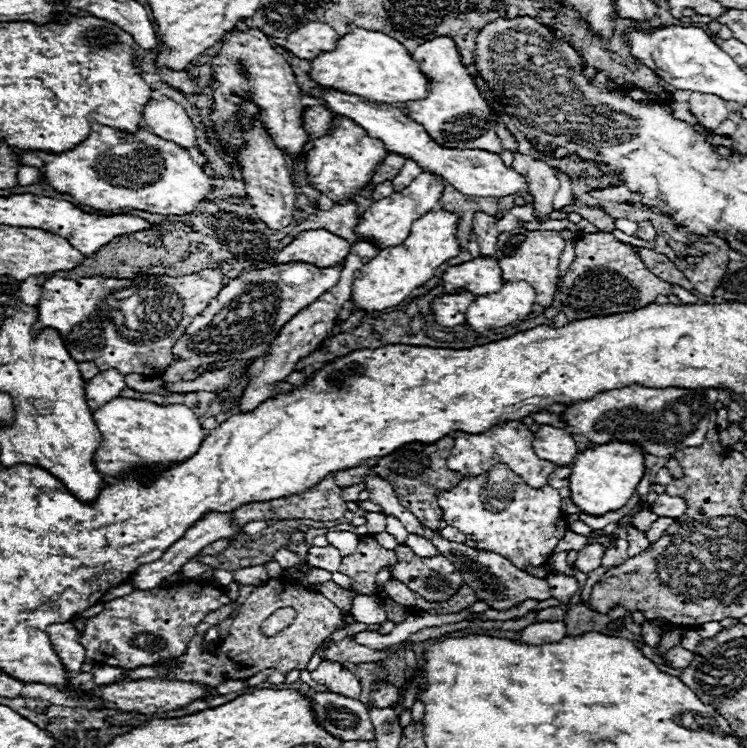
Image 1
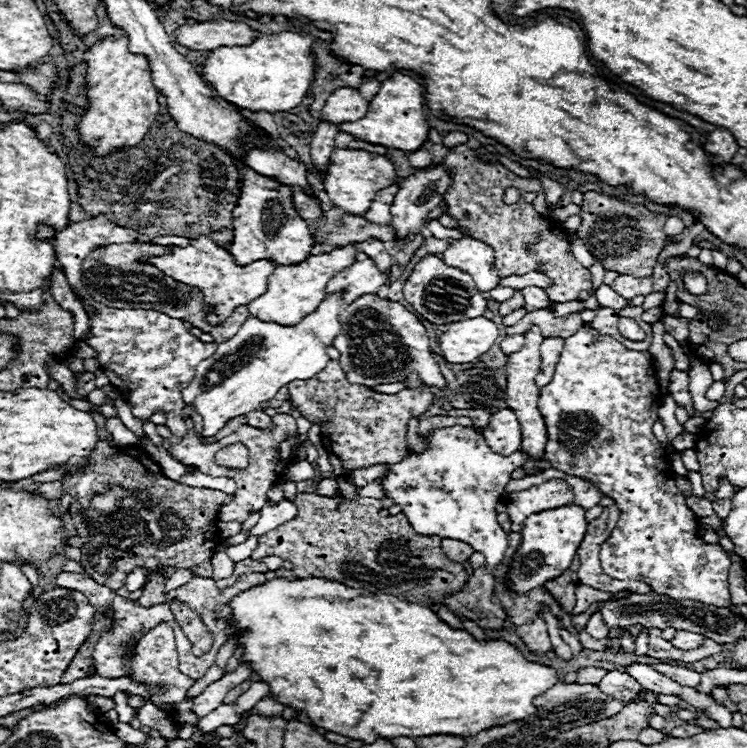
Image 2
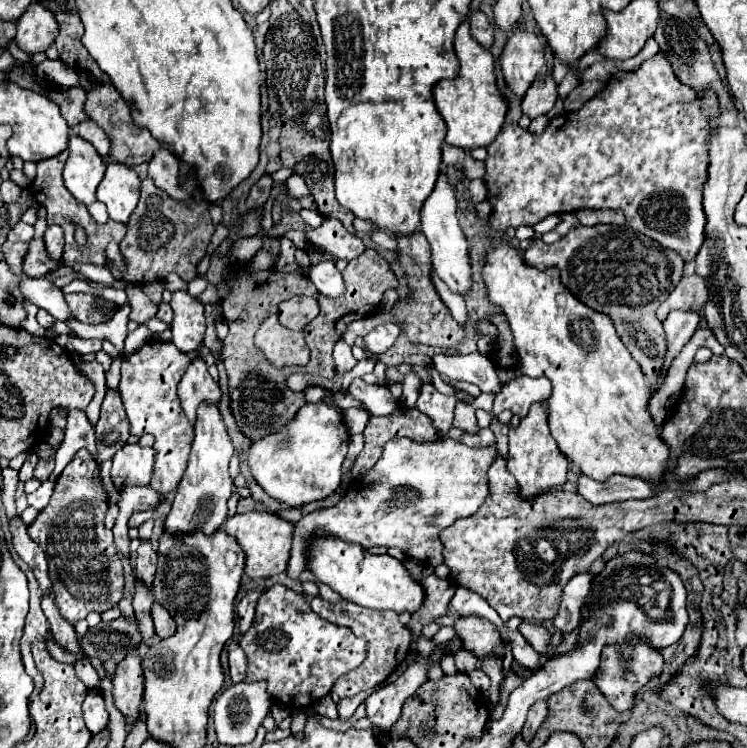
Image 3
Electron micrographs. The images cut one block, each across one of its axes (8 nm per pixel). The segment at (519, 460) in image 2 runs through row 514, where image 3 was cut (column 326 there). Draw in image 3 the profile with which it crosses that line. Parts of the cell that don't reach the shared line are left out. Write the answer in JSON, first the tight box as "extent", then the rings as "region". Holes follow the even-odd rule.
{"extent":[250,402,348,508],"region":[[[324,402],[306,404],[298,410],[298,418],[278,434],[250,444],[250,470],[256,482],[278,502],[292,508],[314,500],[324,500],[340,486],[340,466],[348,450],[348,430],[342,416]]]}

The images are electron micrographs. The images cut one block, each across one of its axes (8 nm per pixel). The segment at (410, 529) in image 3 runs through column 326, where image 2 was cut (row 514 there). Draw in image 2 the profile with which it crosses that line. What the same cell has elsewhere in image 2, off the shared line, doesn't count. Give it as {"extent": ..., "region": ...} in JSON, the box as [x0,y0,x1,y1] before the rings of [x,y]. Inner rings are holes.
{"extent":[506,480,574,530],"region":[[[548,480],[544,484],[512,492],[506,500],[506,512],[512,522],[512,530],[522,530],[530,514],[566,506],[574,502],[574,492],[566,480]]]}

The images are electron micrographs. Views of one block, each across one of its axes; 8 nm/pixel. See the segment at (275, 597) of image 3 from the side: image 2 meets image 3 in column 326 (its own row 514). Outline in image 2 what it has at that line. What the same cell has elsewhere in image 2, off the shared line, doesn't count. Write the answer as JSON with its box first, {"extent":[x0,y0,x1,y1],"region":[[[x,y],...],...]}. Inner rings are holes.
{"extent":[538,324,730,608],"region":[[[582,324],[582,328],[568,336],[564,340],[564,348],[558,356],[558,362],[556,362],[556,370],[554,370],[554,376],[550,380],[550,384],[546,384],[542,390],[540,390],[540,402],[538,402],[538,408],[542,410],[542,416],[546,420],[546,432],[548,432],[548,446],[546,446],[546,452],[548,452],[548,462],[552,468],[558,468],[566,474],[572,474],[572,476],[580,476],[588,482],[594,482],[594,486],[598,486],[598,490],[602,490],[604,496],[610,496],[614,498],[616,506],[620,508],[620,520],[616,524],[616,528],[612,530],[610,538],[602,544],[602,550],[600,550],[600,560],[602,560],[602,570],[604,574],[612,576],[612,578],[618,578],[618,580],[626,580],[626,578],[636,578],[636,580],[642,580],[642,582],[648,582],[652,586],[652,592],[656,594],[666,594],[670,598],[676,598],[676,600],[682,600],[682,598],[688,598],[688,600],[700,600],[702,604],[710,604],[710,606],[718,606],[718,608],[724,608],[724,606],[730,606],[730,592],[728,592],[728,568],[730,568],[730,558],[722,552],[722,548],[718,544],[706,544],[700,536],[698,536],[698,524],[696,524],[696,516],[692,510],[686,508],[686,502],[684,502],[684,496],[682,492],[676,488],[676,482],[674,478],[670,476],[668,472],[668,464],[666,460],[660,460],[666,456],[666,452],[662,450],[660,442],[656,440],[654,432],[652,432],[652,426],[656,422],[656,410],[658,410],[658,404],[660,404],[660,388],[658,388],[658,382],[656,382],[656,372],[654,372],[654,366],[652,366],[652,358],[648,352],[636,352],[636,350],[628,350],[626,346],[622,346],[618,340],[614,340],[612,336],[608,334],[600,334],[596,332],[594,328],[584,328],[586,324]]]}

